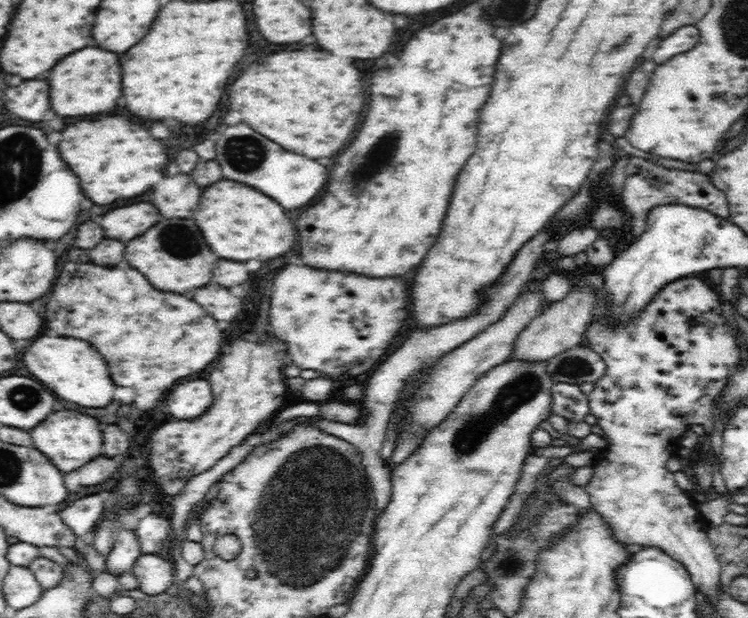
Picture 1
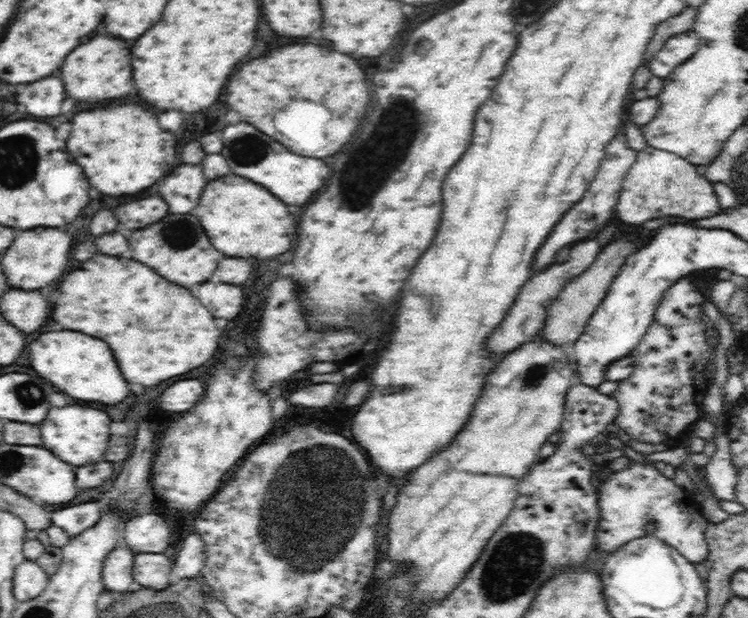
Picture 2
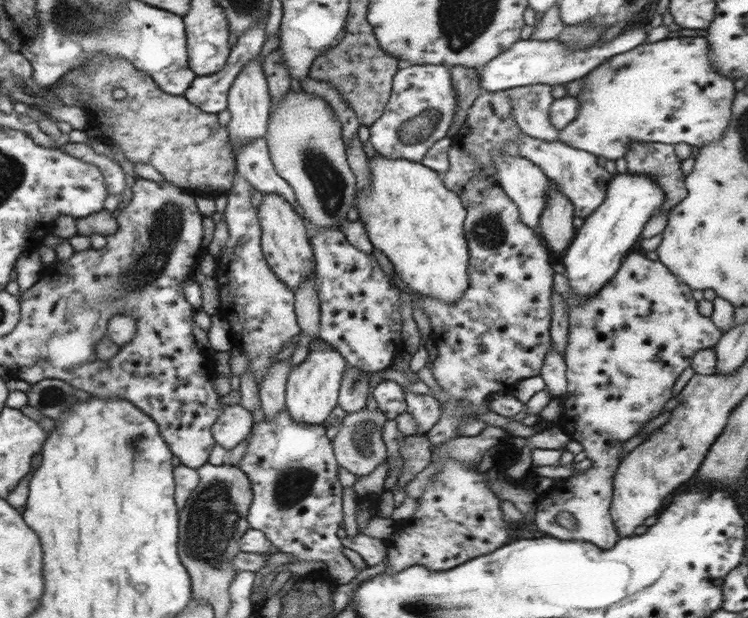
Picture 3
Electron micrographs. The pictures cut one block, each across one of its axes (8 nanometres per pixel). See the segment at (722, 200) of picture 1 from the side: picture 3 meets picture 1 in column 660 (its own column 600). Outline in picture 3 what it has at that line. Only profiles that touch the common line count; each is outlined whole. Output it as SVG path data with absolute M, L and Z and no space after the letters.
M522 133L519 138L520 157L526 158L534 165L539 166L550 180L558 183L564 196L572 201L575 217L588 218L604 202L605 192L614 174L598 165L594 154L578 150L559 141L544 142L544 140L538 140L526 133Z

